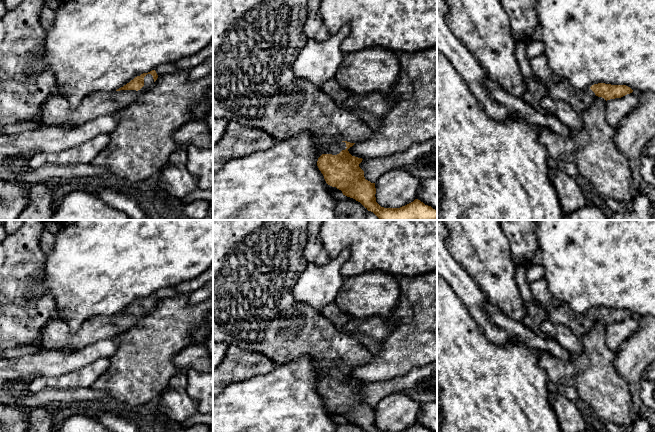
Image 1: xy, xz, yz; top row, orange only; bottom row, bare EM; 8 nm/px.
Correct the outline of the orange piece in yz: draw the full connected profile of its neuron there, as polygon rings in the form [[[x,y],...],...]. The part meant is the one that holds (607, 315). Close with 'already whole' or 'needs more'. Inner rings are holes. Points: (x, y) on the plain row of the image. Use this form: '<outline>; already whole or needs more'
[[[559,303],[547,311],[547,318],[553,323],[560,323],[567,326],[576,336],[582,338],[592,328],[596,320],[606,325],[621,322],[632,317],[633,314],[626,309],[611,309],[598,307],[589,313],[579,315],[565,303]]]; needs more

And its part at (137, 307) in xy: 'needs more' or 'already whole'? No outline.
needs more

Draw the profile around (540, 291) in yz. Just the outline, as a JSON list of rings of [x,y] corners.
[[[544,278],[534,281],[530,284],[532,296],[542,304],[546,309],[556,307],[560,301],[549,291],[548,283]]]

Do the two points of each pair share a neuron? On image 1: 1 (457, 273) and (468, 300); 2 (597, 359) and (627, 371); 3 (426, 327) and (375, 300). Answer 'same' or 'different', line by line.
1: same
2: different
3: different

